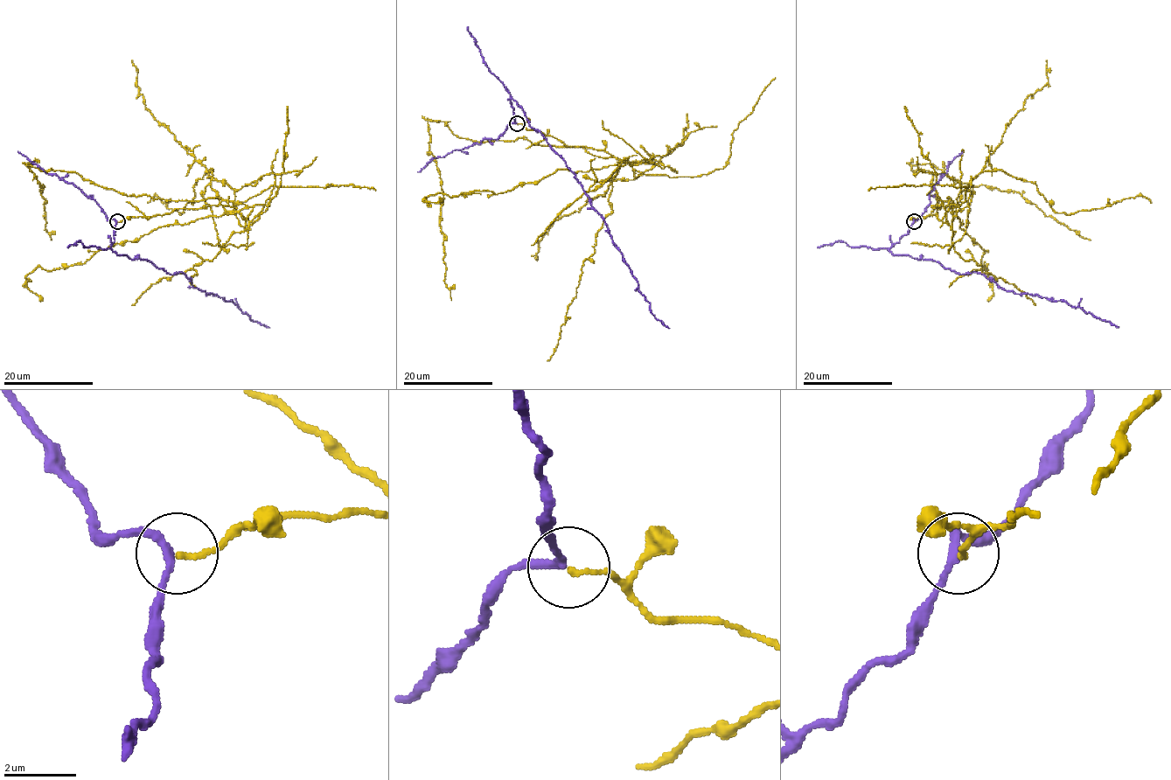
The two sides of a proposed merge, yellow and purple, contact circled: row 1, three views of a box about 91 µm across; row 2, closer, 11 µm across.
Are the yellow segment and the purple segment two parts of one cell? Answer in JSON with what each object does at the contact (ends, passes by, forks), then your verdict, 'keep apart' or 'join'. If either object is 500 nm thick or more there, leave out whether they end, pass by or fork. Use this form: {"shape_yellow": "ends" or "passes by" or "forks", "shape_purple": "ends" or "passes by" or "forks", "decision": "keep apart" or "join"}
{"shape_yellow": "ends", "shape_purple": "passes by", "decision": "keep apart"}

